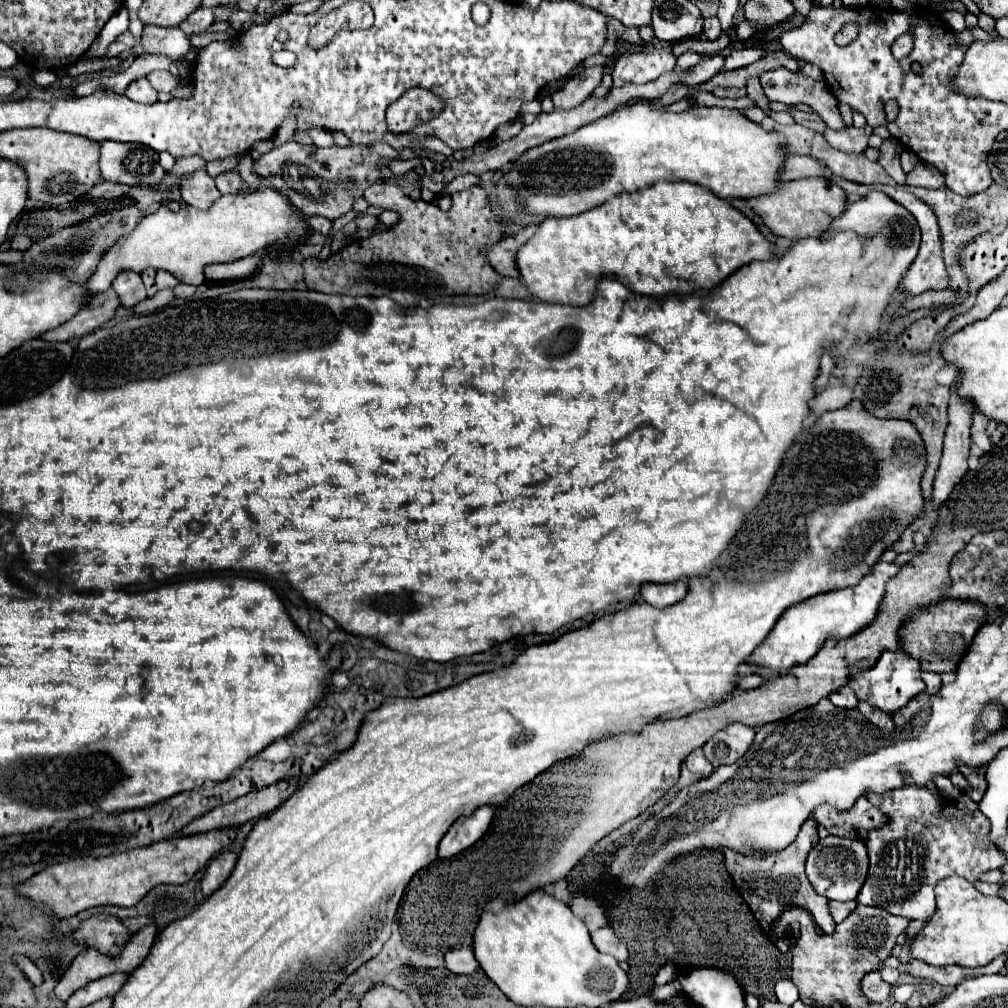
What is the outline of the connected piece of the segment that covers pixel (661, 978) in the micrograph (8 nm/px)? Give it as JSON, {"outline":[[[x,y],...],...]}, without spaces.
{"outline":[[[665,965],[665,967],[661,967],[659,969],[659,973],[657,973],[657,977],[655,977],[655,985],[657,987],[661,987],[661,985],[665,985],[665,983],[669,983],[669,981],[673,981],[677,975],[675,975],[675,967],[673,965]]]}

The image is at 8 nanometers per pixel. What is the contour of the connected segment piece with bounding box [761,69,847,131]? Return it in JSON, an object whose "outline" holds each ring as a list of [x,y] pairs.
{"outline":[[[775,69],[761,75],[761,85],[769,101],[779,101],[785,105],[805,103],[817,111],[831,129],[839,131],[847,127],[837,109],[838,100],[824,80],[813,81],[787,69]]]}

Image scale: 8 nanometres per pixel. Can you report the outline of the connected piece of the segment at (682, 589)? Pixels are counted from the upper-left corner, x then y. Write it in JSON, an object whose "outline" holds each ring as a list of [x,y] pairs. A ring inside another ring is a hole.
{"outline":[[[677,581],[677,583],[667,583],[667,585],[657,585],[657,583],[645,583],[641,587],[641,595],[643,599],[657,609],[665,609],[671,607],[675,603],[679,603],[681,599],[685,599],[687,595],[687,583],[685,581]]]}

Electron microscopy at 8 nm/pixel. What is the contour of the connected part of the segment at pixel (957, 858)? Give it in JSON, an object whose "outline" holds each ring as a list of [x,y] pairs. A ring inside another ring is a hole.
{"outline":[[[905,785],[901,789],[885,791],[881,795],[869,793],[867,799],[875,807],[879,807],[889,821],[881,829],[871,831],[865,841],[871,867],[865,885],[857,895],[857,901],[861,905],[881,907],[893,915],[903,915],[907,919],[929,921],[935,911],[935,885],[941,879],[959,875],[971,883],[977,883],[983,873],[991,869],[1001,869],[1007,863],[1007,857],[991,841],[987,841],[985,835],[989,831],[989,819],[979,811],[969,813],[967,809],[959,809],[953,801],[943,799],[939,793],[933,793],[925,787],[919,789],[915,785]]]}

